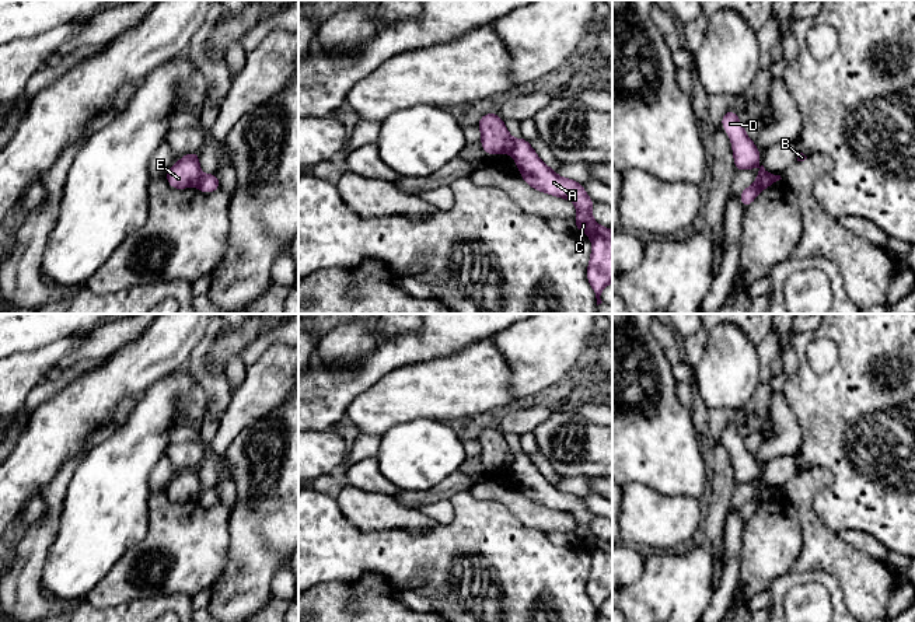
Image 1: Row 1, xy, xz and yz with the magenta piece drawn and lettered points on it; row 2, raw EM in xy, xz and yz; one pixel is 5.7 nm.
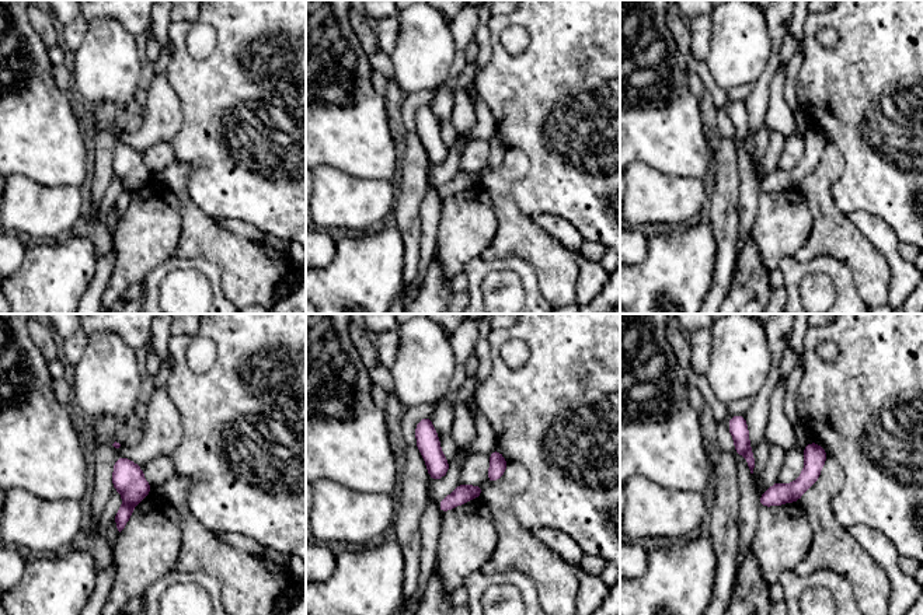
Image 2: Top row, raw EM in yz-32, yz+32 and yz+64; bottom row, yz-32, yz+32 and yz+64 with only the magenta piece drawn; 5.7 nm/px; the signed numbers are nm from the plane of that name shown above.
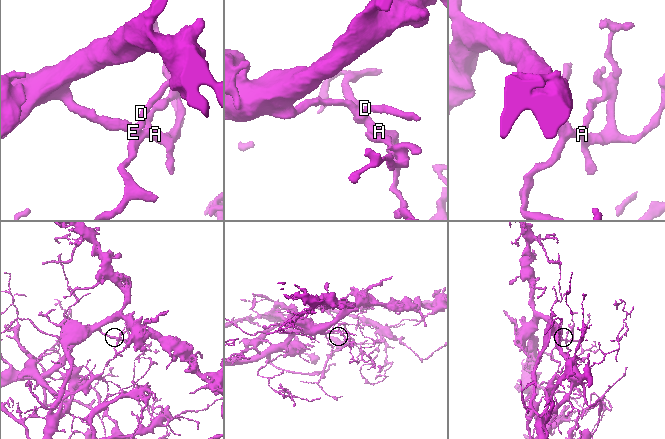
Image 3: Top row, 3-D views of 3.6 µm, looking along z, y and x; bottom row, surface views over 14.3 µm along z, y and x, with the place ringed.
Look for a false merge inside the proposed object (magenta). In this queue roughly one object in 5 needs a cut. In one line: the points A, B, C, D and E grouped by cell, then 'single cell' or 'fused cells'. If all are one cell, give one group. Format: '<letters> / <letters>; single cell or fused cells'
A B C / D E; fused cells

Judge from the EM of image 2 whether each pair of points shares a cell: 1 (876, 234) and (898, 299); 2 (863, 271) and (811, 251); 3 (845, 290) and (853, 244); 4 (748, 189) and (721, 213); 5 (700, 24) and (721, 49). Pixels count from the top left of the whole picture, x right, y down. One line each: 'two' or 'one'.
1: one
2: one
3: two
4: two
5: two

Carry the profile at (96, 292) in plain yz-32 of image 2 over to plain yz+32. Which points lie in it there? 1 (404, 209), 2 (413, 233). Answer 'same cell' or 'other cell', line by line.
1: other cell
2: other cell

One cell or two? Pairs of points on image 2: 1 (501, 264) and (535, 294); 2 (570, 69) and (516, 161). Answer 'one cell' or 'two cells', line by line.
1: one cell
2: two cells

